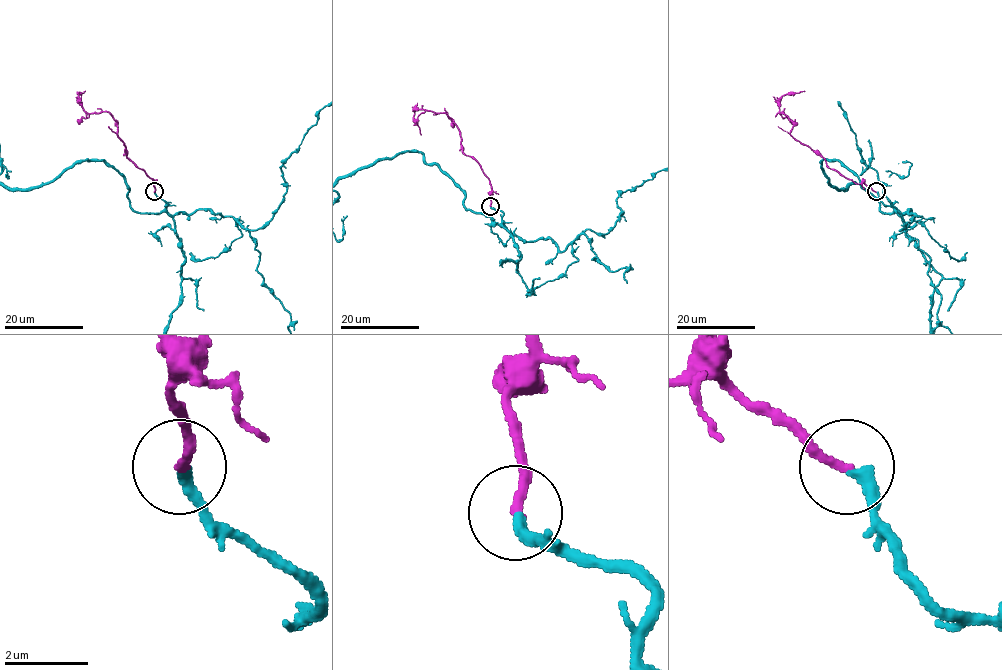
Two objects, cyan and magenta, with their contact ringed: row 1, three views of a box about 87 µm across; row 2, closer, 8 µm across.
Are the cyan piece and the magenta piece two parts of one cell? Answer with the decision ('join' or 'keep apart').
join

